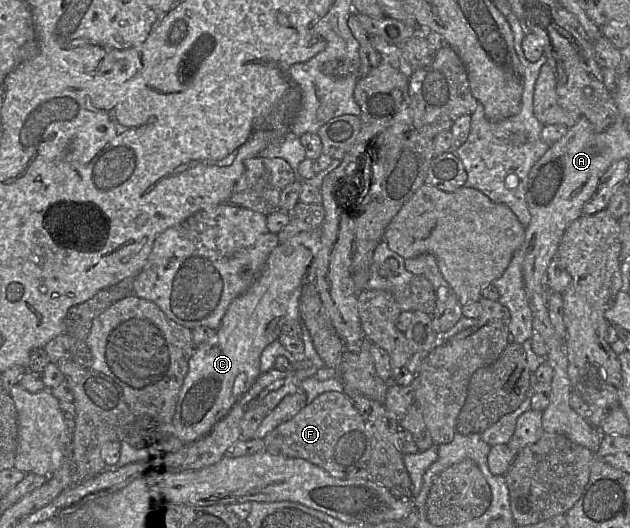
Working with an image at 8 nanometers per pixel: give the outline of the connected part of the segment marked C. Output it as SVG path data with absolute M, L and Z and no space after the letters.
M321 227L314 229L309 232L302 232L285 243L279 244L268 256L265 267L262 270L261 274L257 278L257 280L252 284L252 286L245 291L243 294L236 297L227 308L220 326L215 330L214 335L203 342L200 345L197 345L191 355L189 360L188 372L184 378L179 397L176 404L175 413L173 416L173 421L171 425L171 434L172 437L178 439L182 443L190 443L197 441L199 438L206 435L213 426L223 418L231 408L239 401L239 399L250 389L255 380L260 374L260 356L263 350L266 348L268 344L276 340L279 335L282 333L282 326L288 321L299 320L300 319L300 295L303 288L303 285L306 281L308 281L308 275L311 269L311 266L314 262L314 259L320 249L321 243Z

